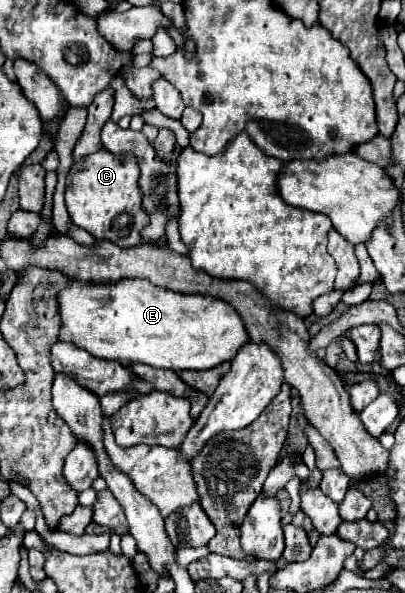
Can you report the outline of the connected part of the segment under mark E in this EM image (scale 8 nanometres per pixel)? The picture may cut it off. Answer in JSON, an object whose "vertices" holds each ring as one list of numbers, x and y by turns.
{"vertices":[[74,279,70,287,60,291,58,305,62,315,58,337,60,341,70,341,94,357,112,359,124,367,130,367,132,363,144,363,156,369,206,371,224,361,232,361,240,347,250,341,244,329,244,321,240,321,240,315,232,311,228,303,218,301,216,297,180,295,176,291,166,291,146,279,122,279,110,285,80,283]]}

